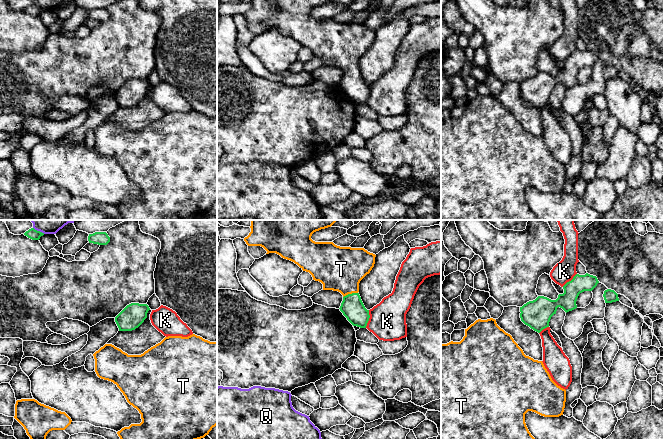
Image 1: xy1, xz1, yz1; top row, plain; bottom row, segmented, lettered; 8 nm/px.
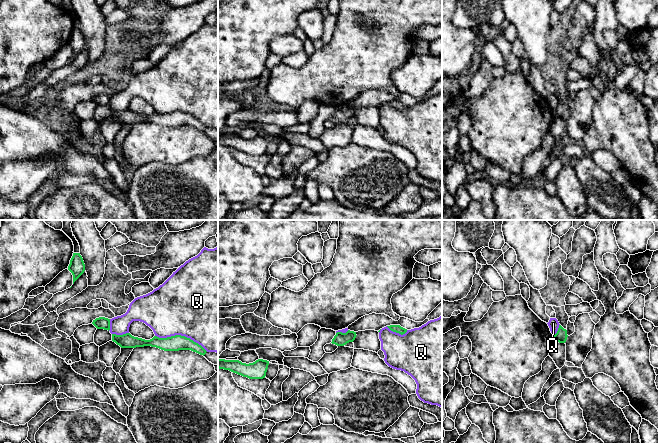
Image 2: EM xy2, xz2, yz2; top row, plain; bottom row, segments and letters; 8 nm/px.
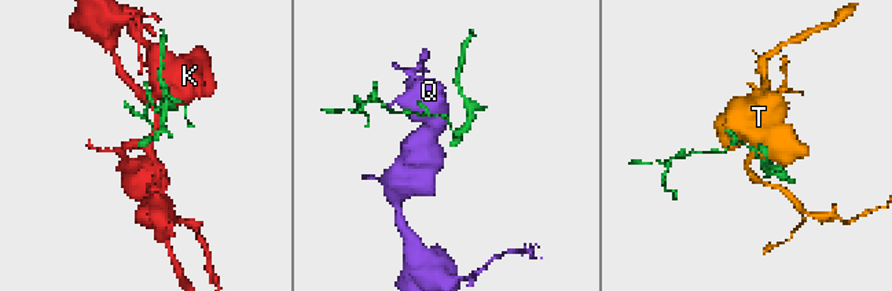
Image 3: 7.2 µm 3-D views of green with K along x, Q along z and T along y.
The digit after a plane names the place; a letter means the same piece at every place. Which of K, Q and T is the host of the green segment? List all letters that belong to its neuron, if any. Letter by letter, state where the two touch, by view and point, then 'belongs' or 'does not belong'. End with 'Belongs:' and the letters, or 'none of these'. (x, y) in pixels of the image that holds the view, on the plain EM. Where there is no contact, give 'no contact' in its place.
K: xz1 (368, 95) | does not belong
Q: xy2 (180, 111) | does not belong
T: xz1 (350, 70) | belongs
Belongs: T

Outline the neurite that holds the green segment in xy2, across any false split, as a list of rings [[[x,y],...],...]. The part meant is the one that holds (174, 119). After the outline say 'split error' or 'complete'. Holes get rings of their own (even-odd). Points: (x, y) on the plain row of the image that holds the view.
[[[130,109],[123,111],[112,110],[112,117],[119,121],[121,124],[136,124],[151,122],[156,123],[164,127],[179,127],[179,126],[191,126],[200,131],[205,131],[206,126],[194,118],[190,114],[181,111],[175,111],[167,114],[159,114],[154,112],[150,116],[134,113]]] | complete

